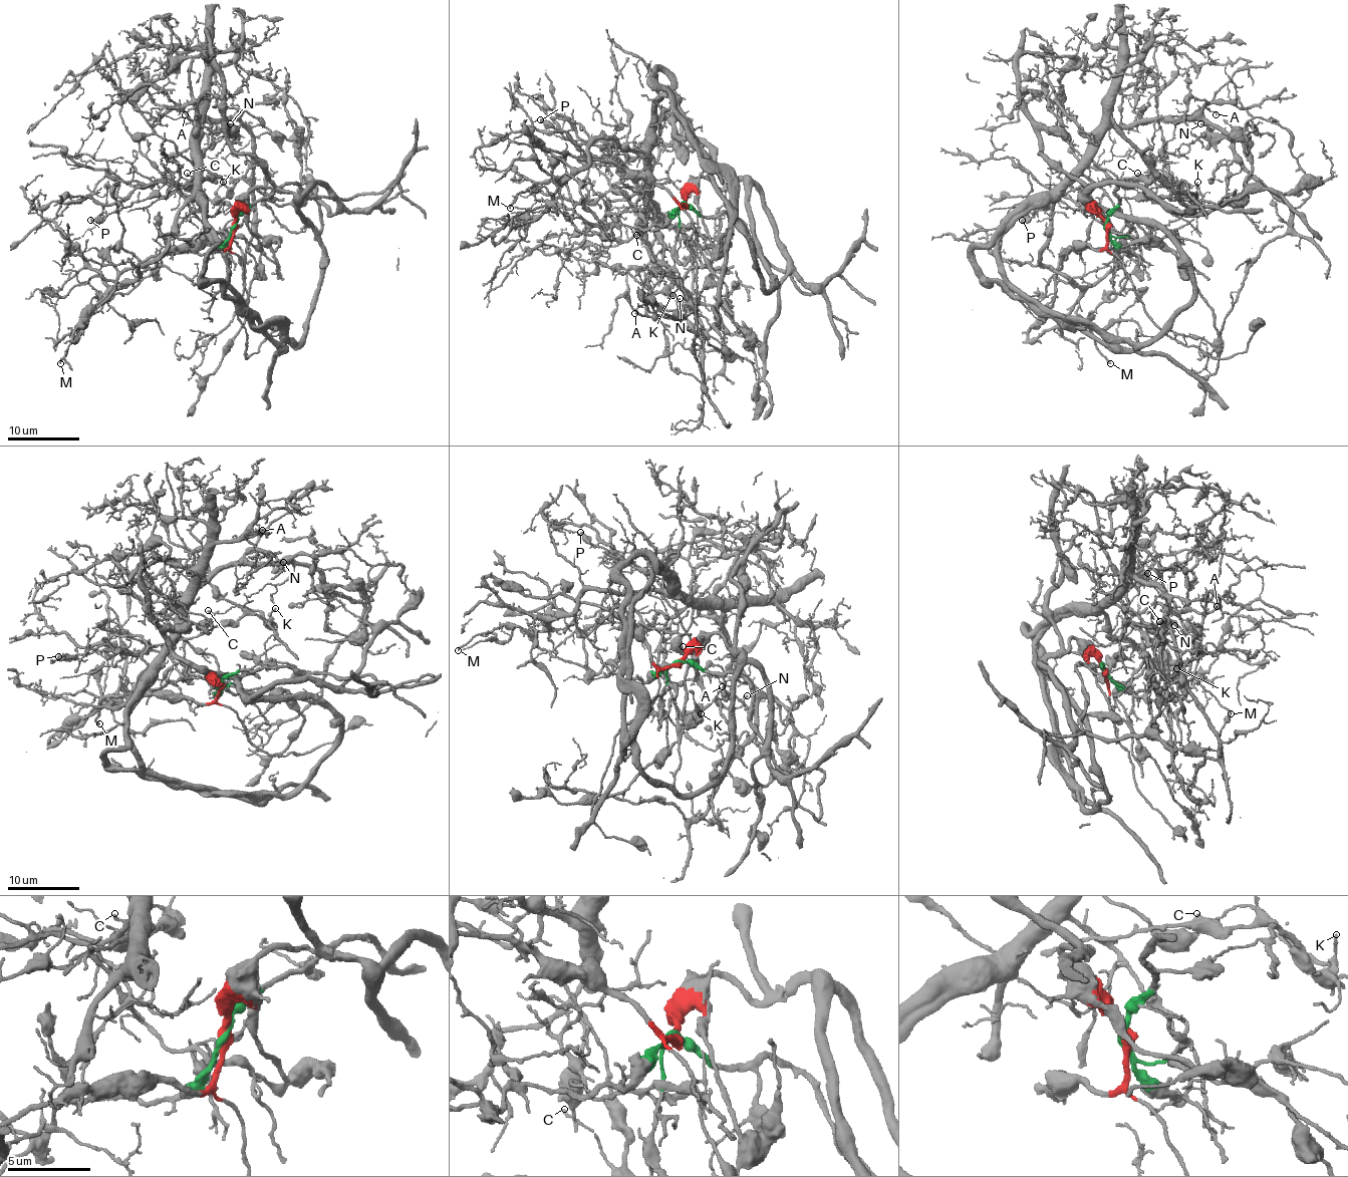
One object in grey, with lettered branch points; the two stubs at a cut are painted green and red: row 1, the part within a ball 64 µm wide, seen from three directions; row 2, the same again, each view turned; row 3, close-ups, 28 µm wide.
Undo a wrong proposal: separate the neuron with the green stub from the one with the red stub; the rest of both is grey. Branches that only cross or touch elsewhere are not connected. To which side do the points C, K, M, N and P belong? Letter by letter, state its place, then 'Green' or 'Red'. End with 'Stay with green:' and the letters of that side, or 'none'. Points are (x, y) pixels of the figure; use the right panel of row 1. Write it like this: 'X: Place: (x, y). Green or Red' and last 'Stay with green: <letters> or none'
C: Place: (1137, 173). Green
K: Place: (1197, 182). Green
M: Place: (1110, 363). Green
N: Place: (1200, 123). Red
P: Place: (1022, 220). Green
Stay with green: C, K, M, P

